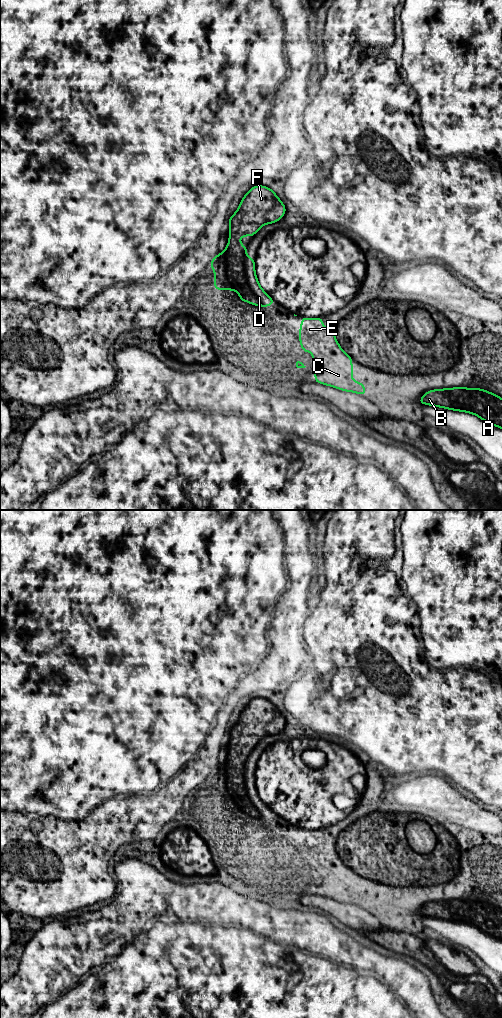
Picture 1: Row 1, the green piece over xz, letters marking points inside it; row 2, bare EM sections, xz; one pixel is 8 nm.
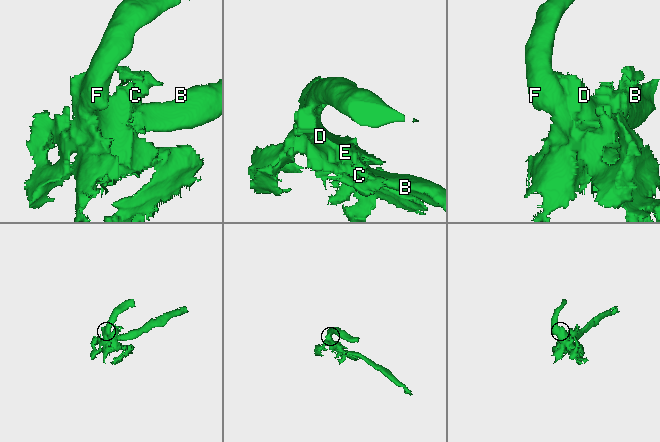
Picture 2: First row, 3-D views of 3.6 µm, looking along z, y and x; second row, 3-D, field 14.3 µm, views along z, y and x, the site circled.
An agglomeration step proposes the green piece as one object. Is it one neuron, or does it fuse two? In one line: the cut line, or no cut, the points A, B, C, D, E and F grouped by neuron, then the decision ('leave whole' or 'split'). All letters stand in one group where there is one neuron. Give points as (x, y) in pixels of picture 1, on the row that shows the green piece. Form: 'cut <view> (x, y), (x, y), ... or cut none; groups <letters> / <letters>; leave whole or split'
cut none; groups A B C D E F; leave whole

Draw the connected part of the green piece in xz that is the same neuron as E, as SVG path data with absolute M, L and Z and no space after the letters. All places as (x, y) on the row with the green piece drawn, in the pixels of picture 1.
M301 317L299 341L303 352L313 352L315 383L365 396L367 388L352 378L352 357L347 355L335 338L335 331L323 326L323 318Z

